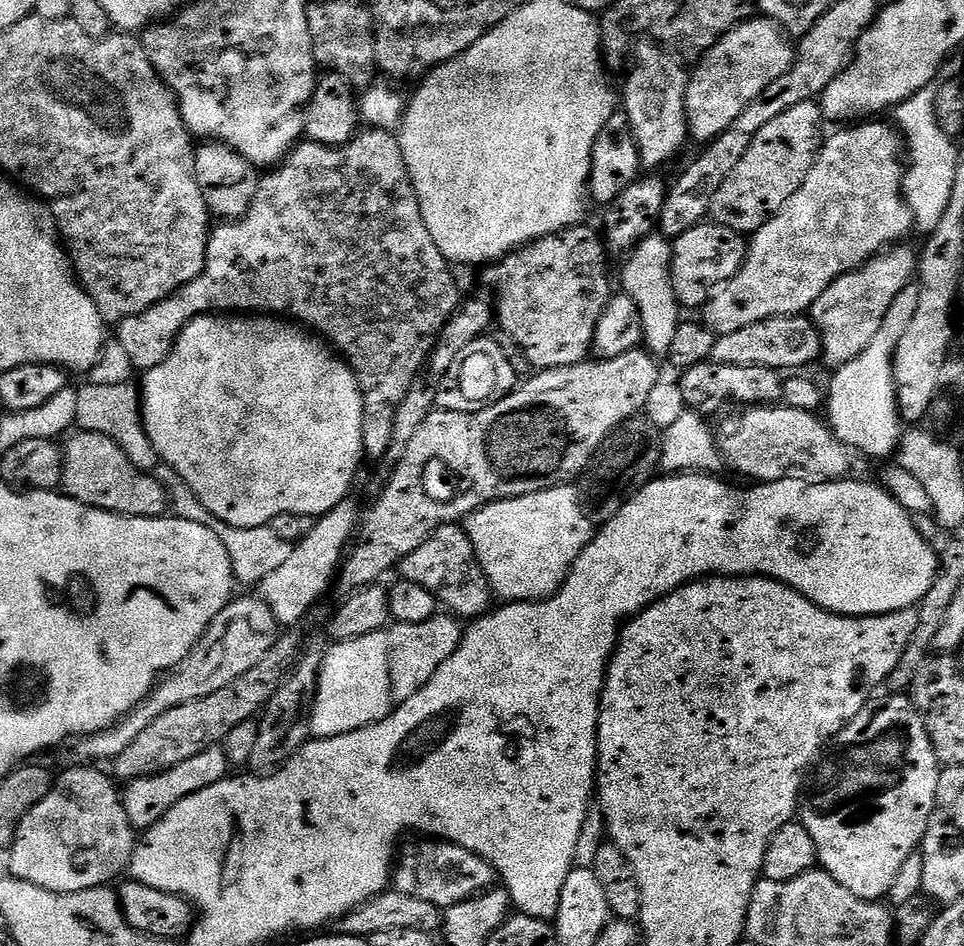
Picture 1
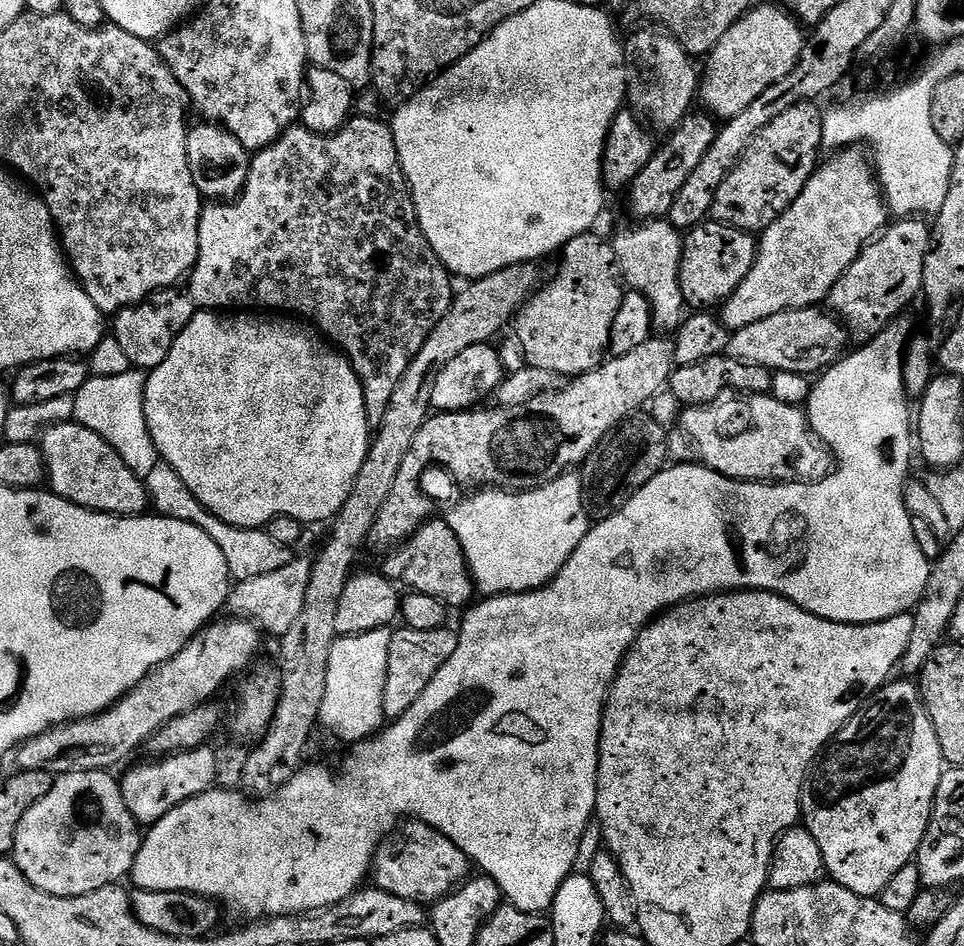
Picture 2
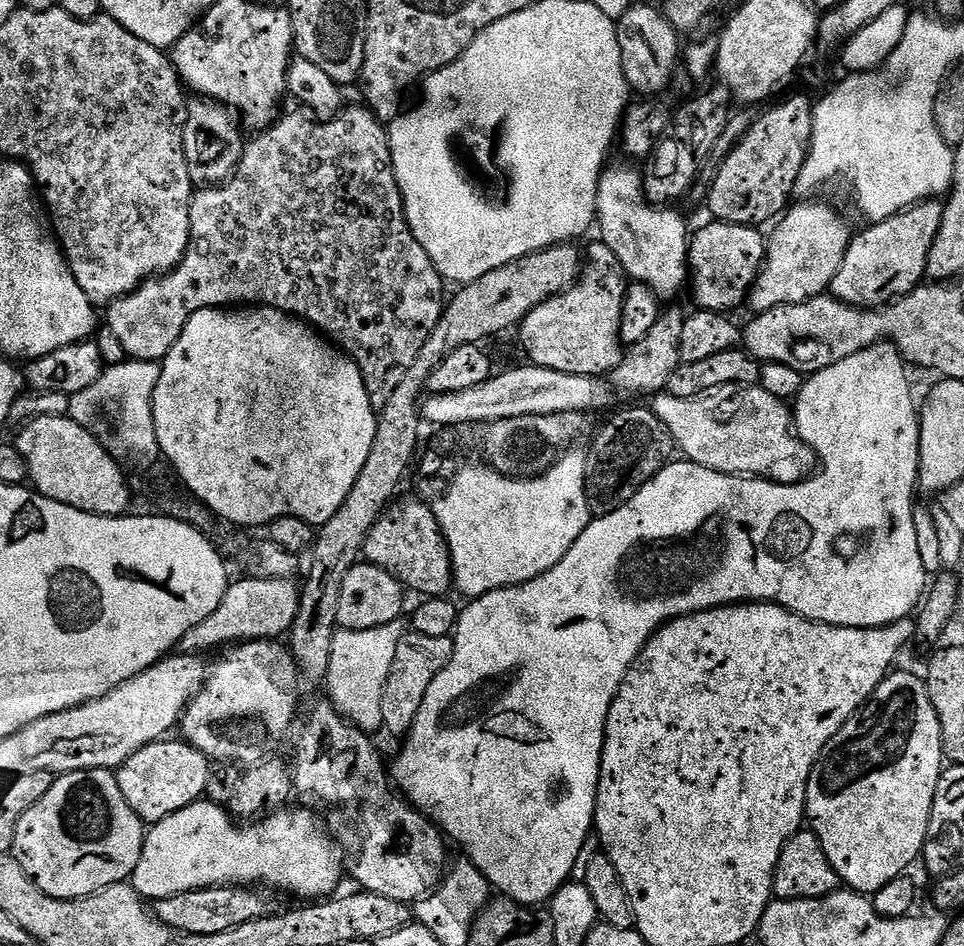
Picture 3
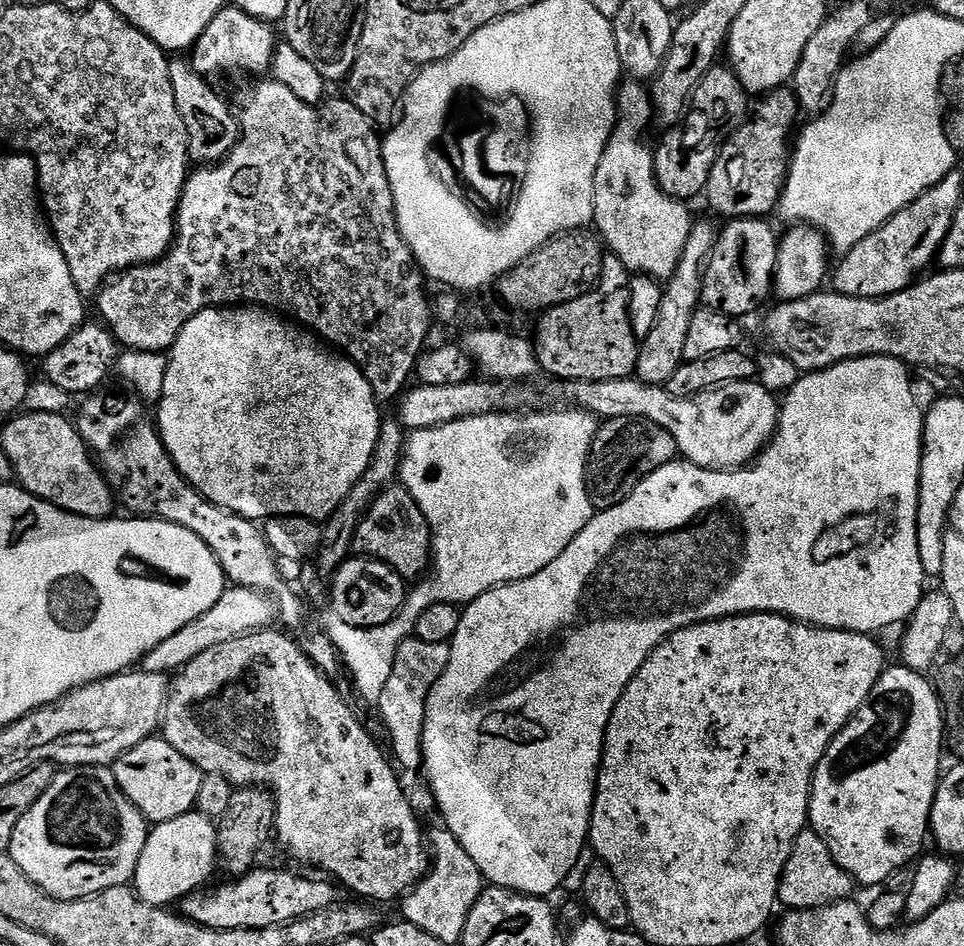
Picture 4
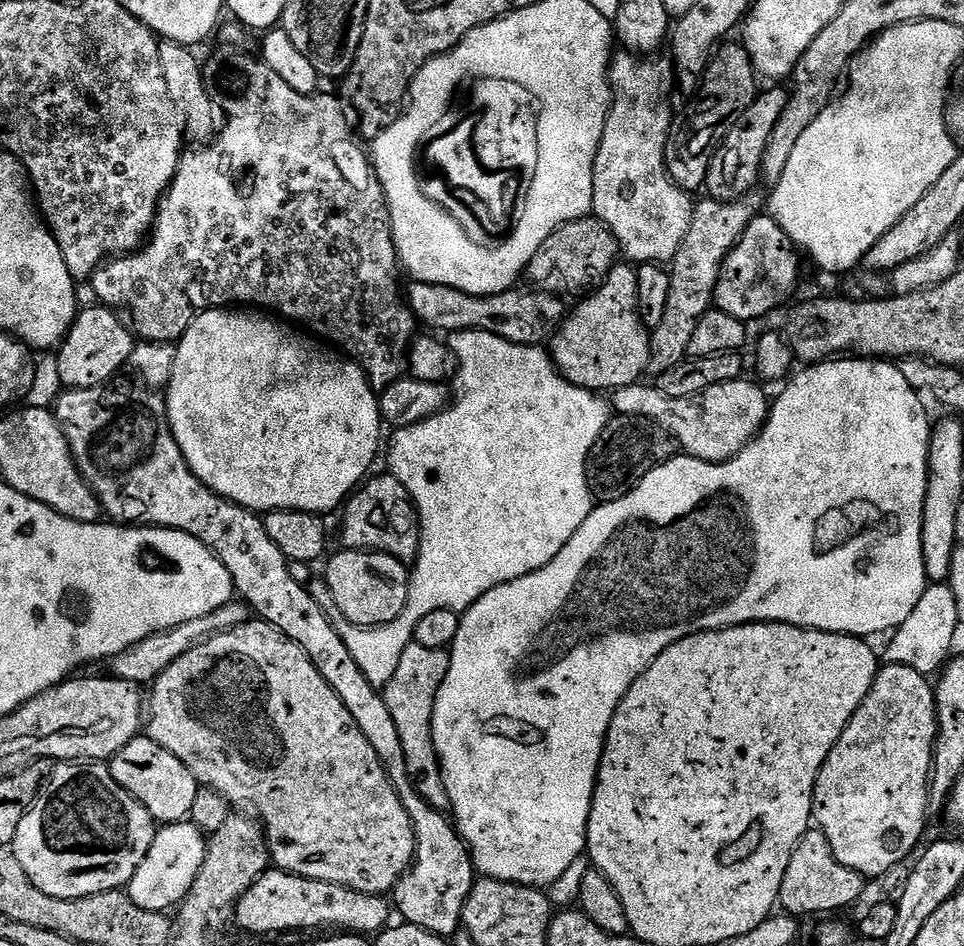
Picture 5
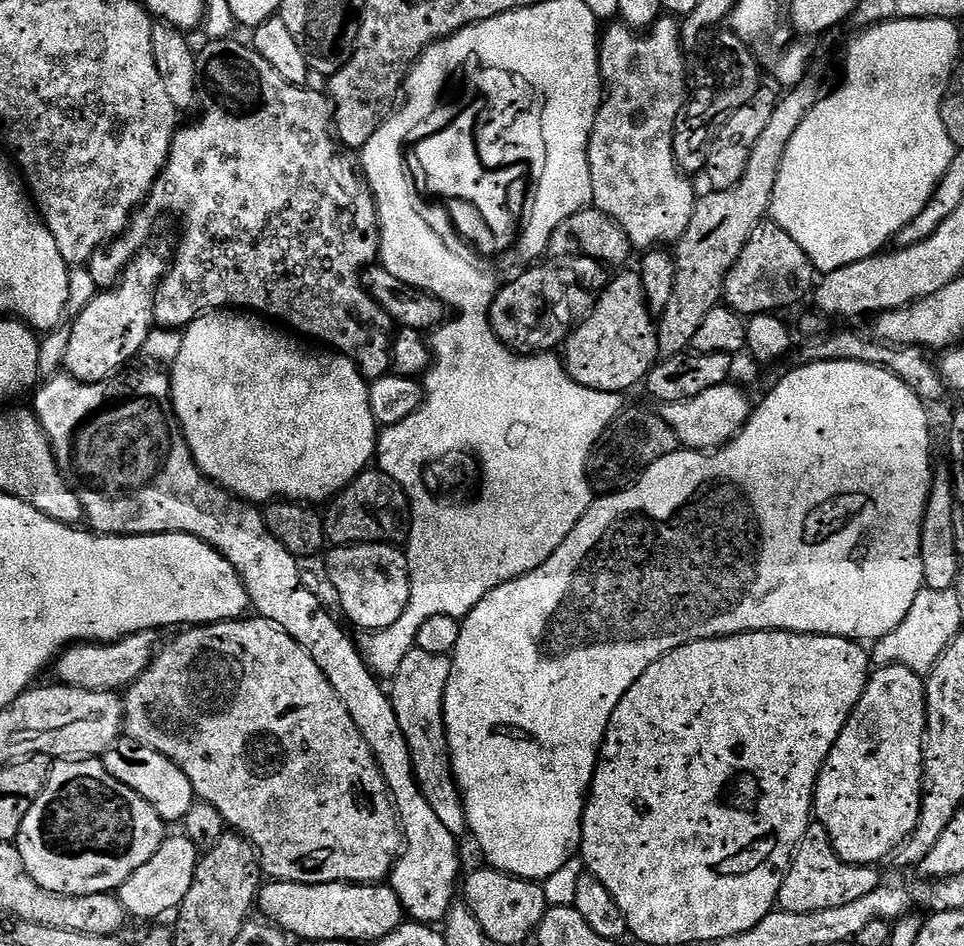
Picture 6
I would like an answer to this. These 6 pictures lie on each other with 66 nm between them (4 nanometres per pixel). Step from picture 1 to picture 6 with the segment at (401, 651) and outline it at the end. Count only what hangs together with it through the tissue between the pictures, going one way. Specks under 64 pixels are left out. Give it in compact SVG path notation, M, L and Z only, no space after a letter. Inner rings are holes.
M412 648L410 654L402 658L398 674L390 678L390 695L394 714L398 714L398 722L402 725L402 734L406 734L406 746L410 746L416 784L422 790L426 802L430 802L435 816L446 825L446 830L450 830L450 834L457 838L464 838L469 835L468 819L460 788L452 773L452 755L444 729L444 695L450 682L451 669L452 662L448 656L426 654L426 650Z

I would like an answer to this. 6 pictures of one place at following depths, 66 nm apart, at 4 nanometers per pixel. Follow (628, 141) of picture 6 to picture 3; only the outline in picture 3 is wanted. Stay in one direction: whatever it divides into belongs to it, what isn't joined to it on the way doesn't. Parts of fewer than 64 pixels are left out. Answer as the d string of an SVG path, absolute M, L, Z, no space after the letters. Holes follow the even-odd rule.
M616 164L605 167L600 175L598 184L598 198L596 199L596 215L598 217L599 239L610 250L614 250L618 262L622 262L622 270L628 276L629 281L645 284L654 290L654 294L662 302L672 302L680 291L685 291L690 280L688 271L688 246L690 243L690 228L682 217L676 213L672 206L657 206L649 204L644 193L644 177L639 171L627 168L624 164Z

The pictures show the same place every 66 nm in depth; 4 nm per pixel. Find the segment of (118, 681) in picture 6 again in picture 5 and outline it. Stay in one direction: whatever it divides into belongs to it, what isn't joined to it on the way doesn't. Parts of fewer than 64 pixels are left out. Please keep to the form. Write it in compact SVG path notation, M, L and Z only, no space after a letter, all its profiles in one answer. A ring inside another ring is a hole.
M233 602L214 610L208 616L194 618L190 622L182 622L182 626L174 626L165 632L150 634L142 642L138 642L132 648L127 648L122 654L113 656L110 661L112 667L111 675L118 680L125 680L137 686L151 685L153 680L157 680L166 670L166 666L171 666L186 650L190 650L199 644L200 641L208 639L209 636L218 632L227 632L229 628L236 628L249 619L250 609L243 602Z

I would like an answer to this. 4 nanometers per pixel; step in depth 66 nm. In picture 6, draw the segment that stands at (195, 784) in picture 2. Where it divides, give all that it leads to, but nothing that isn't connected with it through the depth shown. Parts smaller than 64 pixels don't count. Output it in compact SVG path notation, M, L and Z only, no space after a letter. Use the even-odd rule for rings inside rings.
M121 738L112 747L105 750L102 762L108 773L122 786L130 786L134 794L146 798L154 810L166 822L183 821L184 816L197 803L196 791L190 786L190 778L182 774L182 770L166 754L158 754L158 750L150 750L150 746L142 746L137 740Z

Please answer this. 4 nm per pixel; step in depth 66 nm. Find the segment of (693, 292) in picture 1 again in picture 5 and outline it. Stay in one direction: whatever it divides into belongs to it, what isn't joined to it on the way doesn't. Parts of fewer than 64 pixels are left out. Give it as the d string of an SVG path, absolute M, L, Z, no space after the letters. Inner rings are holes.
M758 214L722 262L722 270L714 286L714 307L722 310L722 314L730 314L730 318L745 322L770 315L795 294L800 284L800 260L796 255L798 249L782 226L778 226L771 215Z

